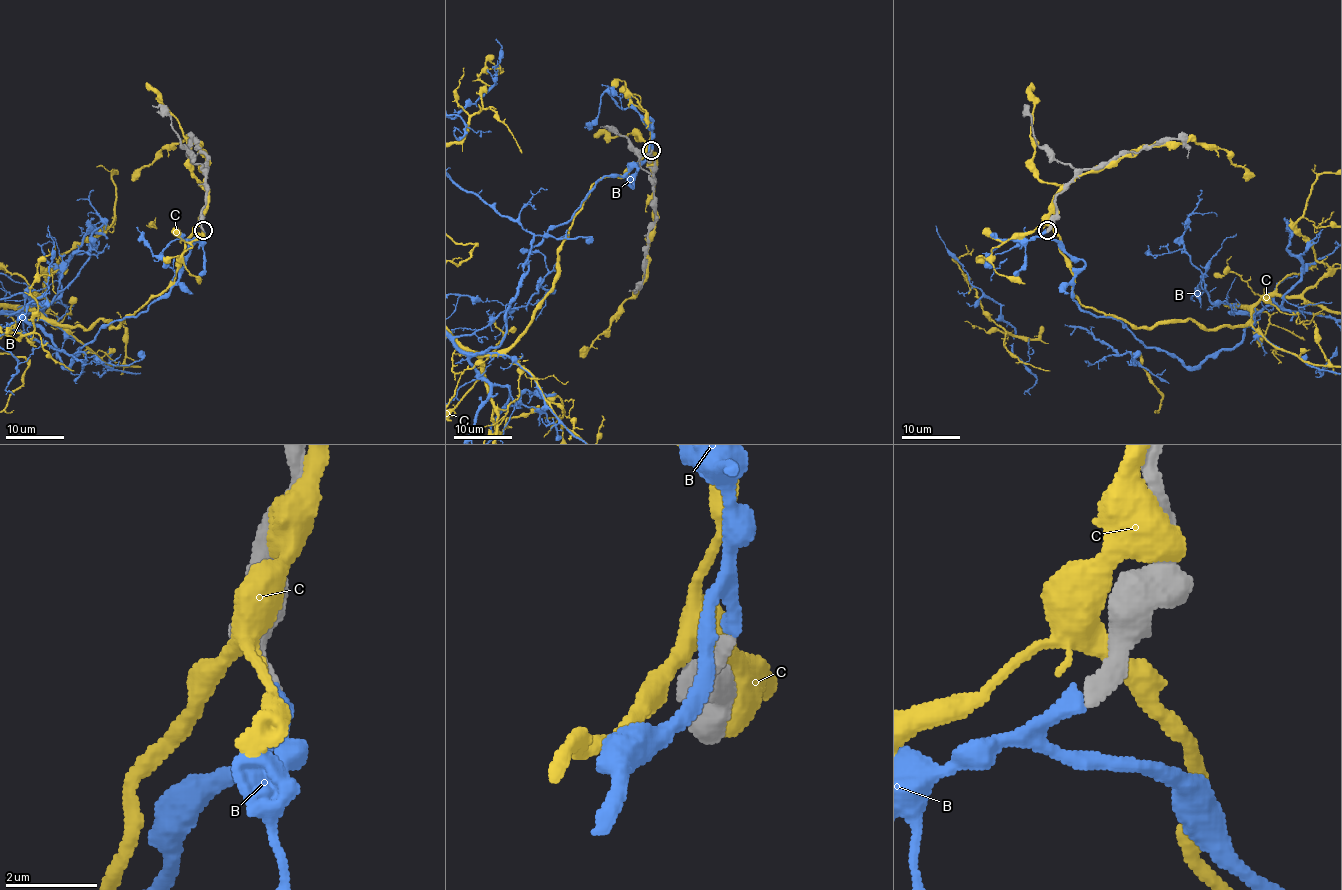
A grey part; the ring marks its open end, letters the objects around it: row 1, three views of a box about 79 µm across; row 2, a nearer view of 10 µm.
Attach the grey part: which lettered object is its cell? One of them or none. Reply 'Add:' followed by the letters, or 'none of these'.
Add: B

